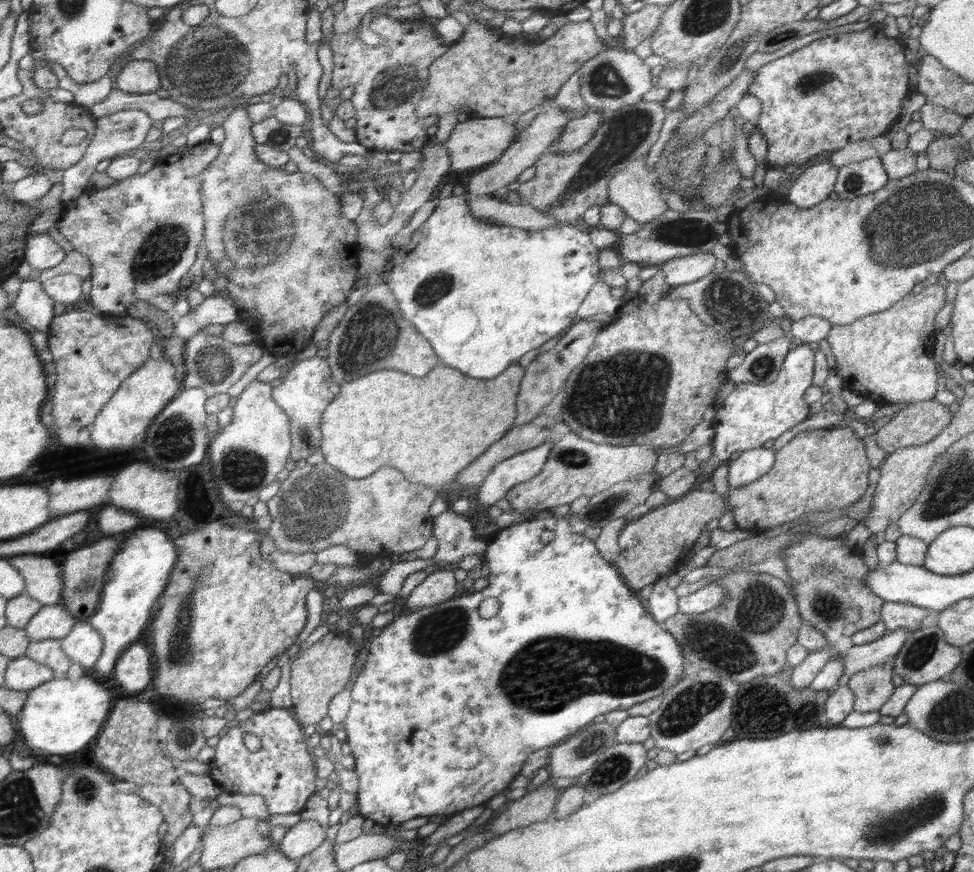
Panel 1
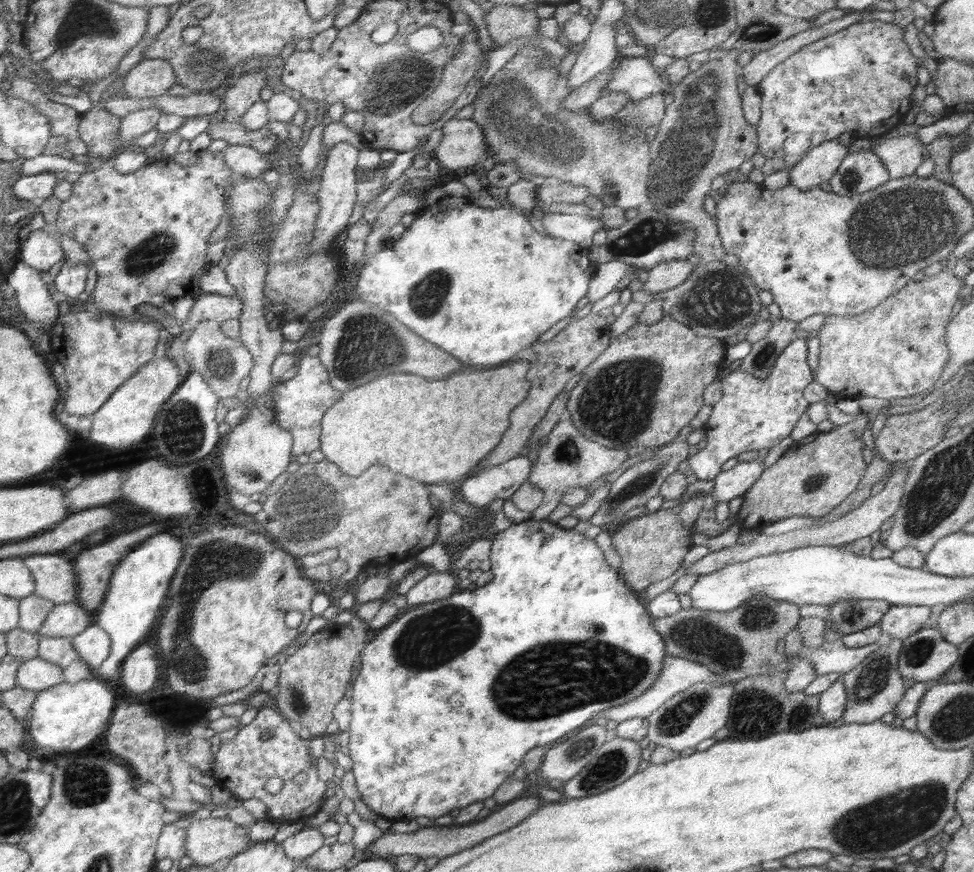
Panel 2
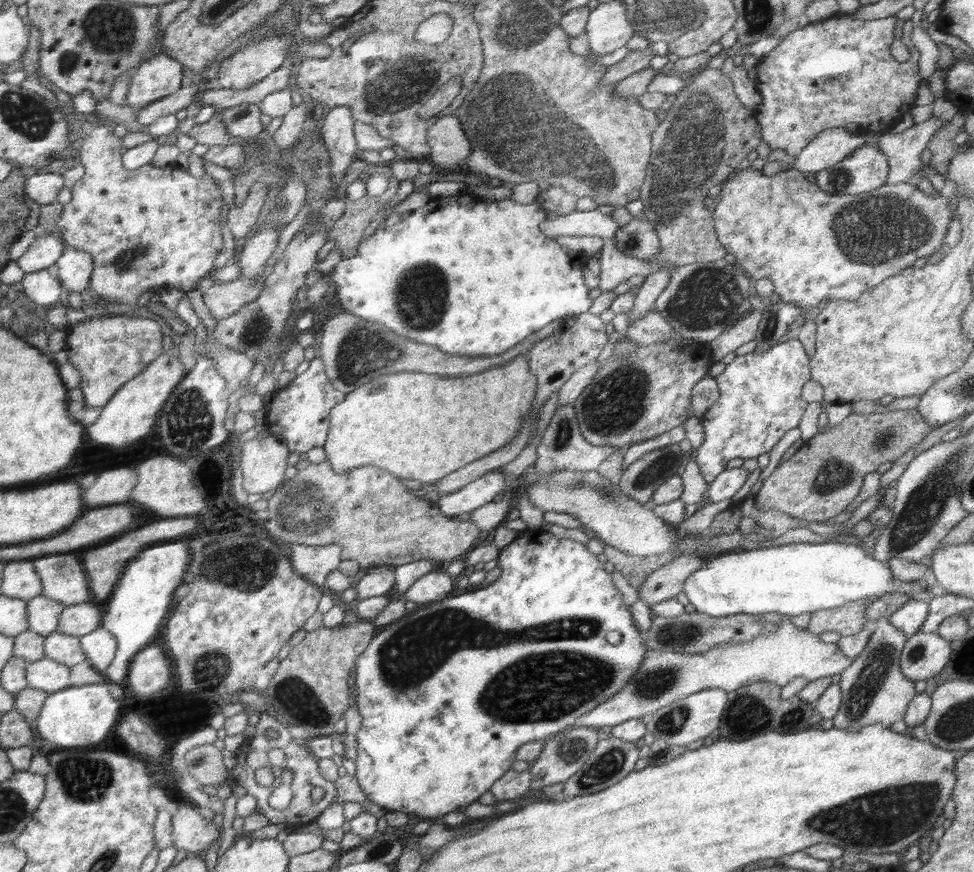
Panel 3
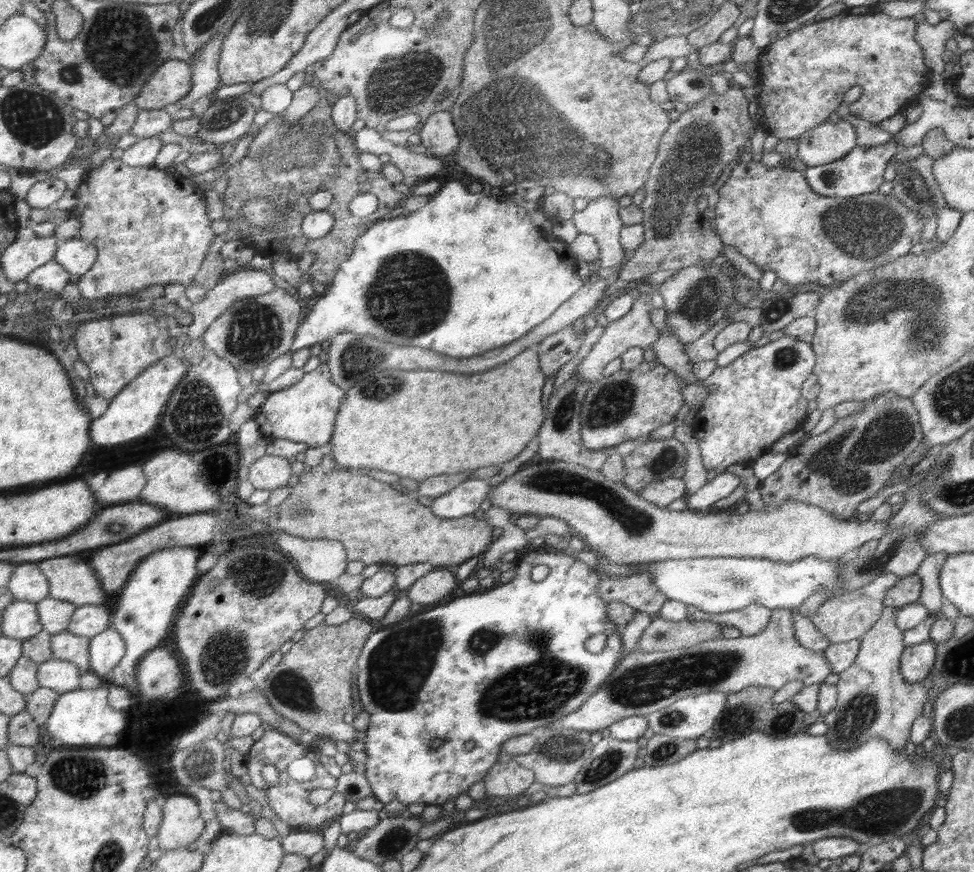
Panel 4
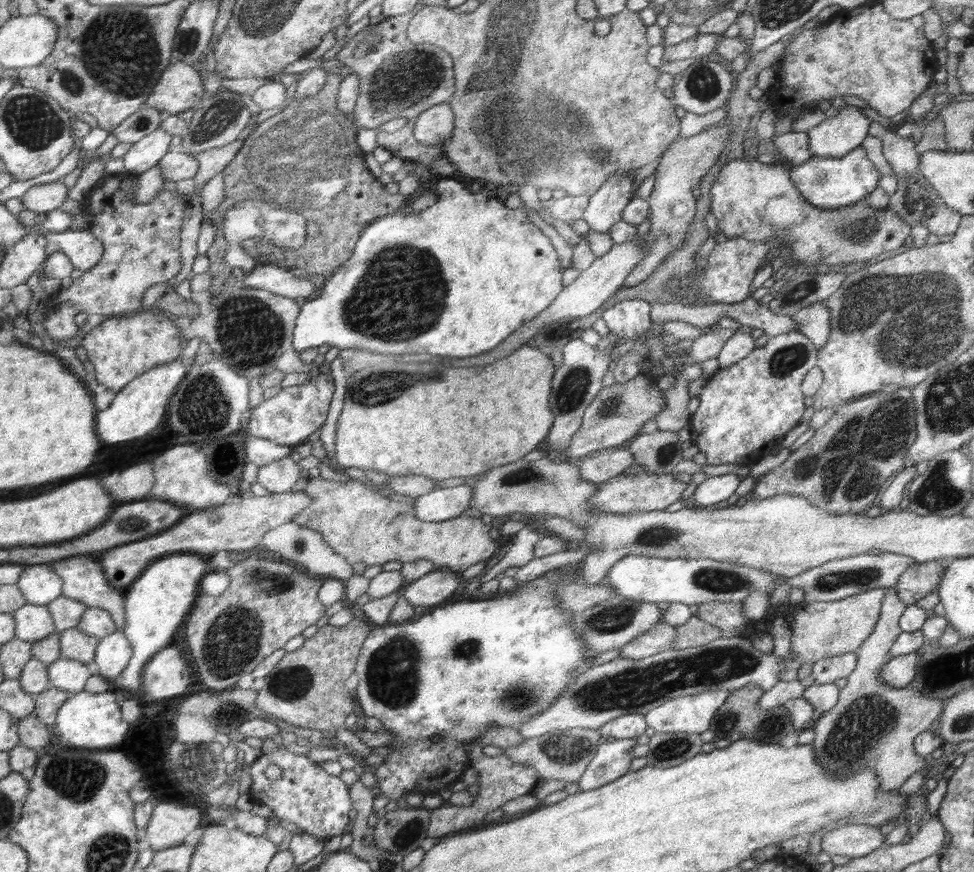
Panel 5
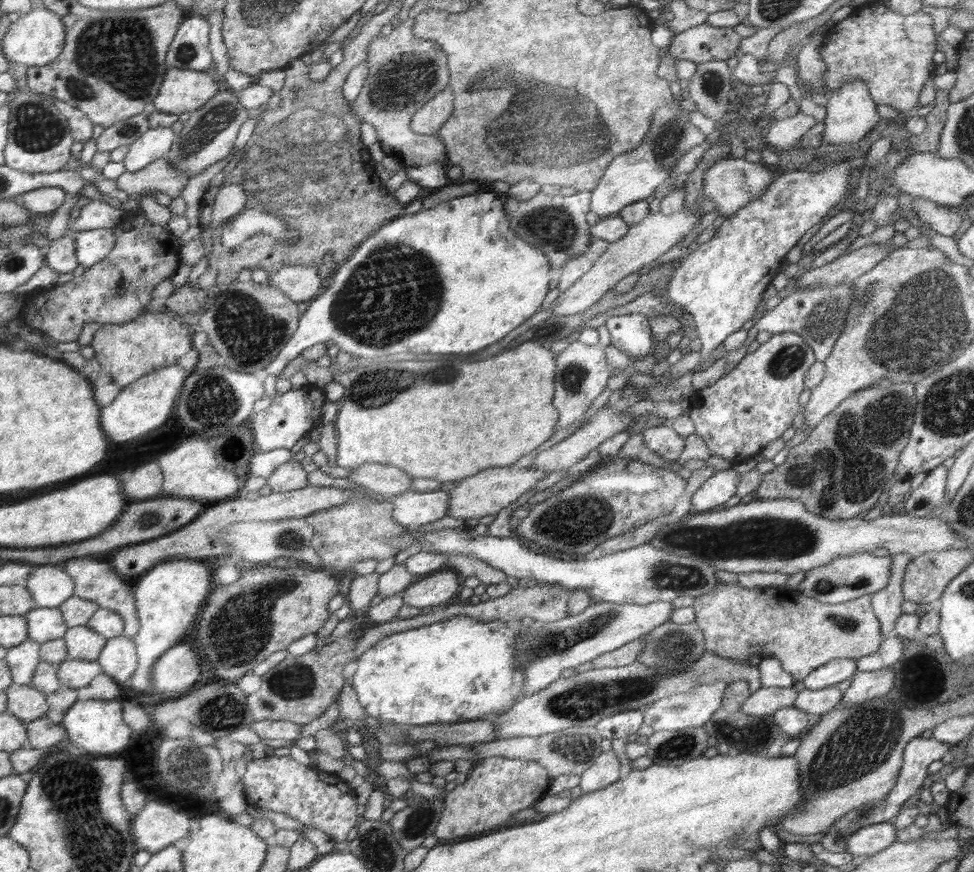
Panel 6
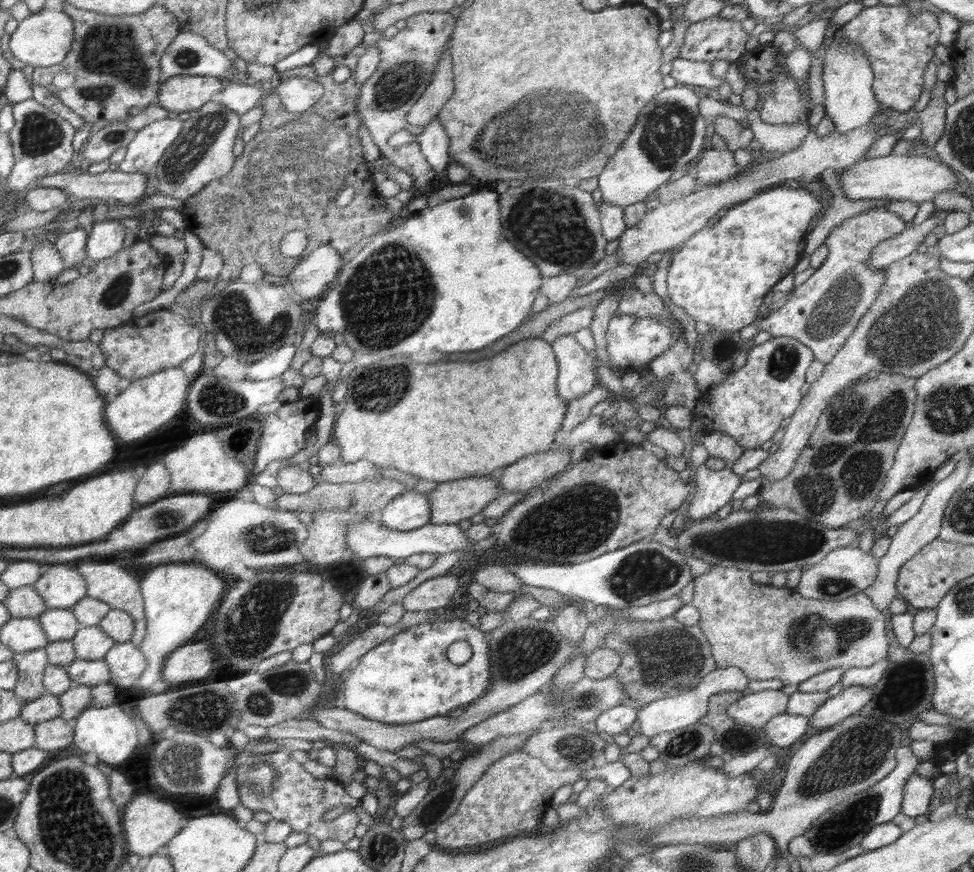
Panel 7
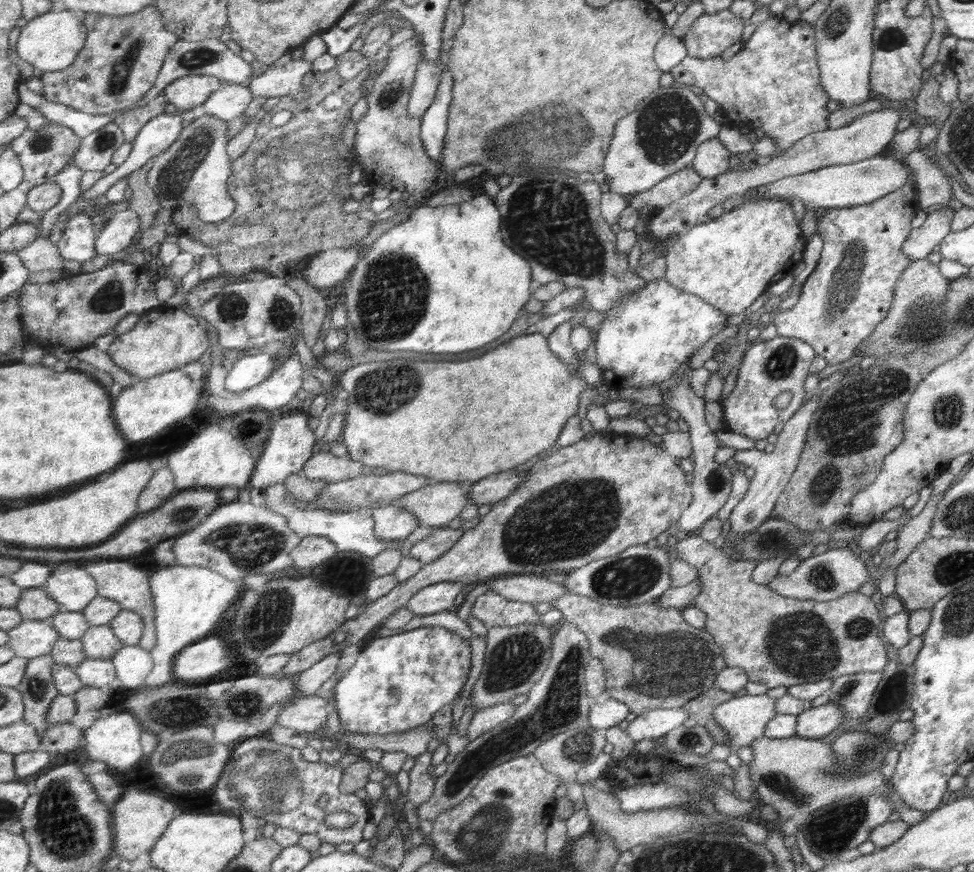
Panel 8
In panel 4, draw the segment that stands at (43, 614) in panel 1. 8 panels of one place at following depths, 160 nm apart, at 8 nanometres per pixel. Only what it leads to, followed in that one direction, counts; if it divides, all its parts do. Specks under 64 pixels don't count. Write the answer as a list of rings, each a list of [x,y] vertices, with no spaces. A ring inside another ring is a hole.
[[[85,604],[77,606],[67,628],[72,634],[90,639],[110,627],[110,615],[103,605]]]

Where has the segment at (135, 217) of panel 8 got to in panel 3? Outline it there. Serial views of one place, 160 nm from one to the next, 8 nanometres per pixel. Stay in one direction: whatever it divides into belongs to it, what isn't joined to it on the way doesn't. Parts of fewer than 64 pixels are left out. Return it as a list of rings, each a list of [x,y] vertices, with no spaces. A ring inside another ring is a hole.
[[[66,244],[62,256],[55,262],[53,271],[61,280],[65,292],[84,293],[92,272],[93,255]]]

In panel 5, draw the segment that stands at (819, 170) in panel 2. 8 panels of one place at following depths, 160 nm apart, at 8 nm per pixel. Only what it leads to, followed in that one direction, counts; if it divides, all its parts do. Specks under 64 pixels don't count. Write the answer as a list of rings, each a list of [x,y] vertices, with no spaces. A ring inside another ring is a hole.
[[[838,102],[840,112],[838,115],[830,118],[823,118],[819,125],[810,126],[810,130],[805,133],[808,135],[807,147],[812,157],[842,157],[860,147],[861,142],[868,135],[868,127],[873,121],[872,117],[867,116],[862,108],[849,106]]]

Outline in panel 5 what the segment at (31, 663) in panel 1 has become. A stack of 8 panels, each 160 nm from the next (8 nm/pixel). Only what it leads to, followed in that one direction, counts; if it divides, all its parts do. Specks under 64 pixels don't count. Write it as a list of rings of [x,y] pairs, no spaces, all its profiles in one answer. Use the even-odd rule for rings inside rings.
[[[58,658],[48,665],[47,675],[52,688],[76,694],[84,691],[86,681],[98,672],[94,661],[84,664],[79,660]]]

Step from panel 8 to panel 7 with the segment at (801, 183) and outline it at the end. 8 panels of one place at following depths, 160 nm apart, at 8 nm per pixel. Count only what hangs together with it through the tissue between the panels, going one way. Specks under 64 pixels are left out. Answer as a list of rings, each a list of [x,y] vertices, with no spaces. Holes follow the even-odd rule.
[[[891,153],[884,158],[862,159],[837,172],[843,195],[850,200],[881,198],[883,200],[911,200],[921,204],[932,201],[935,194],[945,190],[954,192],[958,186],[958,178],[948,165],[935,162],[926,155],[893,156]]]

